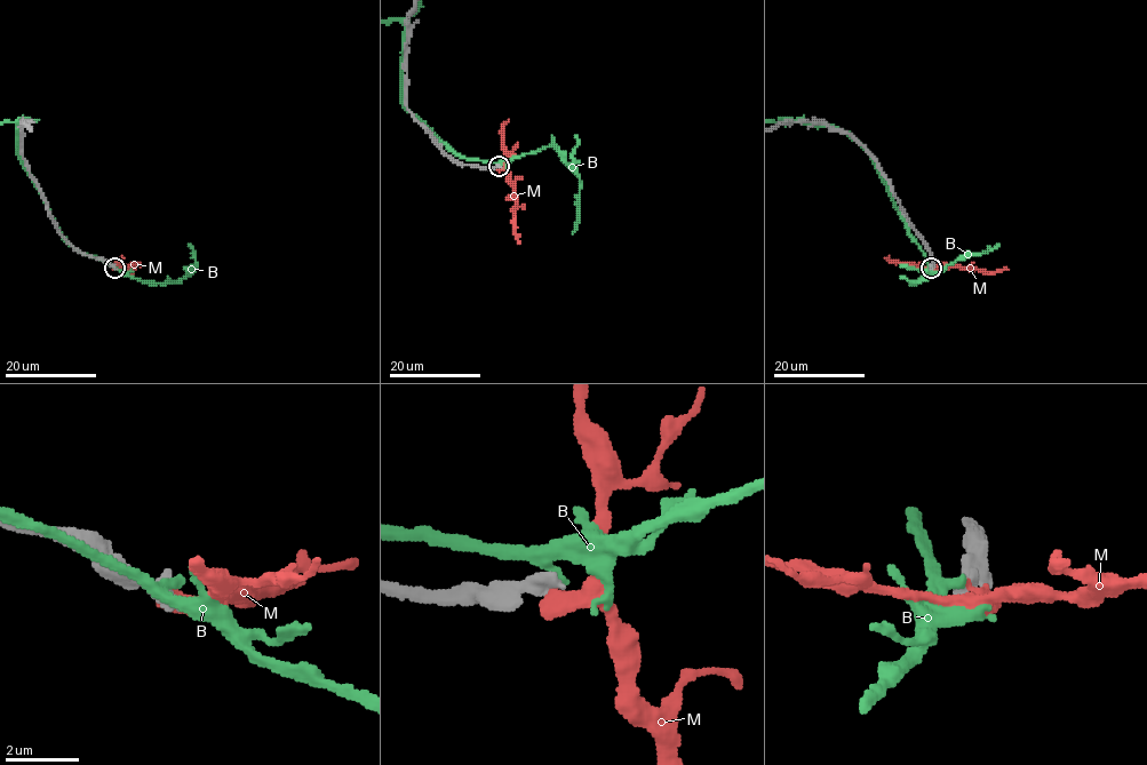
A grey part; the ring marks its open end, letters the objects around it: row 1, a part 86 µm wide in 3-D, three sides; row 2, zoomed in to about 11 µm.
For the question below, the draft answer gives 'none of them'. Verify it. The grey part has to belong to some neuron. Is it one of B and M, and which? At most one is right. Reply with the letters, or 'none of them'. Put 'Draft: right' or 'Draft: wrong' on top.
Draft: right
none of them

